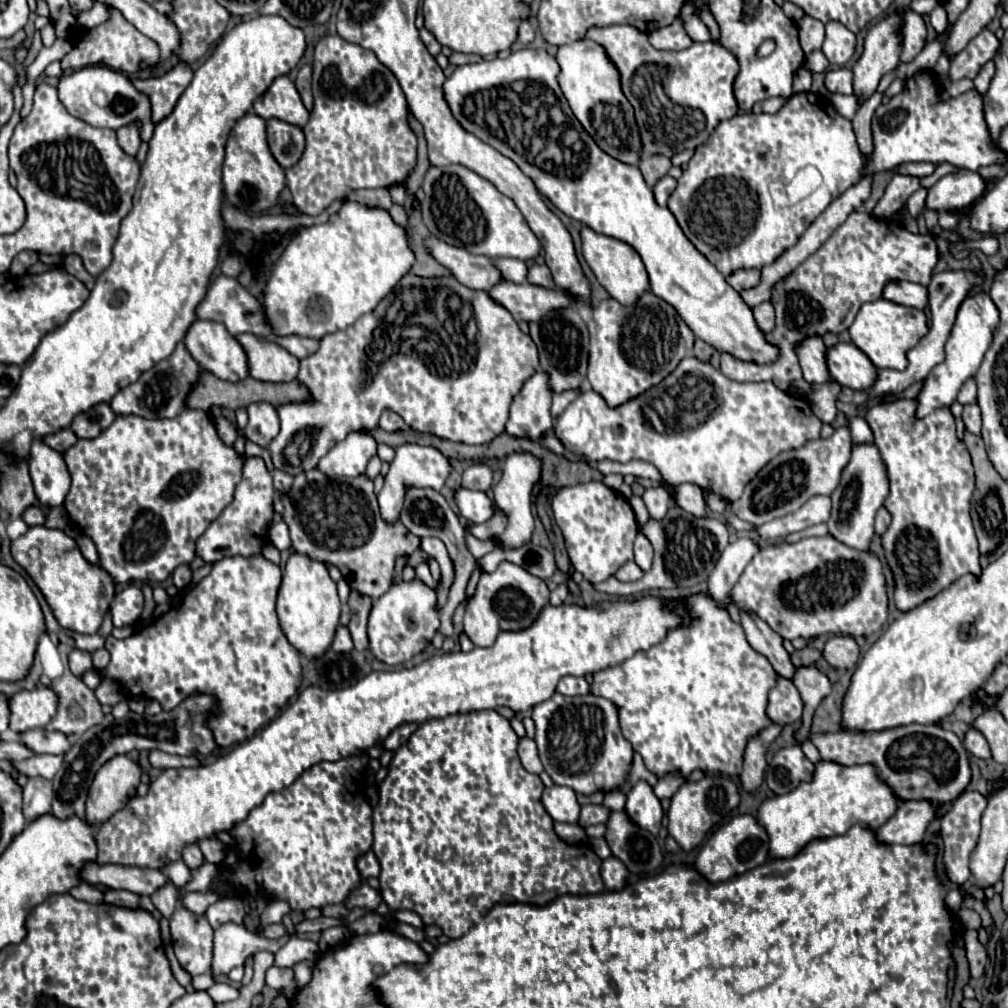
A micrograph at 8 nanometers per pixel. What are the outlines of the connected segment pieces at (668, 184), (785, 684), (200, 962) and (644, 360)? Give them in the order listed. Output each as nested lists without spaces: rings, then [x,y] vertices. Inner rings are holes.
[[[664,176],[664,178],[660,178],[658,184],[654,186],[656,202],[658,202],[660,206],[666,204],[666,200],[668,200],[668,196],[674,192],[674,188],[676,188],[676,180],[674,180],[672,176]]]
[[[778,676],[778,684],[770,692],[770,702],[768,702],[770,720],[776,724],[798,722],[802,716],[802,708],[804,704],[796,686],[790,680],[782,680]]]
[[[178,906],[170,918],[170,934],[176,958],[190,976],[210,970],[214,930],[206,916],[196,916]]]
[[[646,292],[634,306],[622,306],[608,298],[594,306],[590,330],[588,382],[610,408],[644,394],[676,370],[680,360],[692,352],[694,334],[678,312],[662,298]]]

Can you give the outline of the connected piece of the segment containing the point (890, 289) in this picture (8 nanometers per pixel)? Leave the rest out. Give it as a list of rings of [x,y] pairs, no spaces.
[[[890,282],[884,288],[884,298],[902,306],[926,310],[928,306],[928,290],[922,284],[914,282]]]

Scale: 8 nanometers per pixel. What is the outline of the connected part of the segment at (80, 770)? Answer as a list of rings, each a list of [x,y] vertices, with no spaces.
[[[198,696],[198,700],[186,700],[182,708],[176,708],[174,712],[160,712],[156,716],[136,714],[130,712],[126,718],[114,720],[110,726],[98,724],[82,734],[82,738],[70,748],[70,752],[64,754],[62,768],[56,772],[52,784],[56,792],[56,802],[52,806],[52,816],[66,820],[70,816],[84,816],[84,802],[88,786],[92,784],[98,768],[114,758],[116,754],[128,754],[130,750],[162,750],[168,754],[180,754],[180,756],[192,756],[192,754],[204,754],[208,756],[216,744],[210,736],[210,728],[206,728],[206,720],[202,720],[202,712],[206,708],[212,708],[214,700],[206,700],[206,696]]]

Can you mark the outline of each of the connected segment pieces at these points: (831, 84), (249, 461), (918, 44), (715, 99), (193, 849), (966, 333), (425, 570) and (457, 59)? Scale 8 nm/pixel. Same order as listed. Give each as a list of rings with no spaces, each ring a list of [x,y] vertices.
[[[838,68],[826,72],[824,86],[832,94],[852,94],[852,72],[848,68]]]
[[[246,458],[244,474],[242,474],[242,480],[236,488],[234,502],[196,540],[196,556],[202,558],[206,564],[214,564],[214,562],[228,558],[228,556],[244,556],[244,558],[260,556],[262,548],[270,542],[264,536],[268,536],[272,516],[274,516],[272,474],[266,470],[266,466],[260,458]]]
[[[904,10],[900,34],[902,34],[900,62],[910,62],[924,48],[924,42],[926,42],[926,24],[922,16],[912,10]]]
[[[630,26],[590,28],[588,38],[604,48],[620,72],[622,92],[634,108],[642,138],[640,156],[662,154],[672,158],[686,148],[696,148],[708,140],[722,120],[738,114],[732,92],[738,62],[722,44],[694,42],[682,52],[666,52],[656,50],[644,32]]]
[[[188,844],[182,850],[182,860],[186,862],[188,868],[198,868],[198,864],[204,862],[204,856],[202,856],[202,852],[200,852],[200,848],[196,844]]]
[[[974,294],[962,302],[962,308],[958,310],[958,316],[956,316],[956,322],[952,328],[952,334],[944,346],[946,360],[942,364],[938,364],[930,372],[930,376],[924,378],[924,386],[920,388],[920,392],[916,396],[916,418],[918,420],[936,412],[938,408],[952,406],[960,386],[968,378],[972,378],[976,374],[976,370],[980,368],[984,352],[992,344],[996,326],[998,326],[998,310],[994,308],[994,302],[988,298],[988,294]]]
[[[418,564],[418,566],[416,566],[416,576],[414,576],[414,578],[420,580],[422,584],[430,586],[430,588],[436,588],[436,582],[434,582],[434,578],[430,576],[430,568],[428,568],[428,564]]]
[[[452,52],[452,56],[450,56],[448,60],[450,60],[450,64],[454,64],[454,66],[462,66],[462,64],[480,62],[482,56],[478,56],[478,54],[460,54],[460,52]]]

